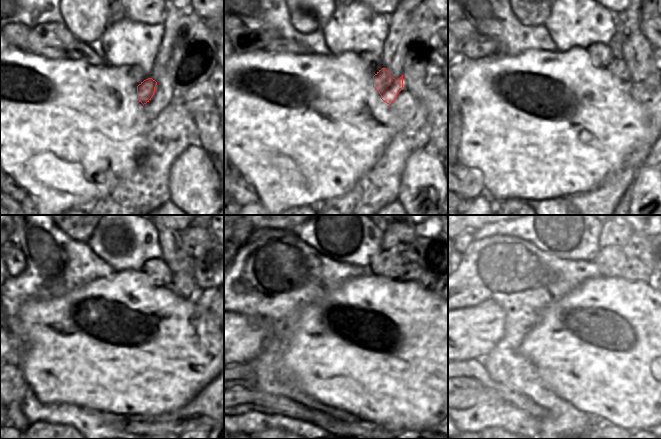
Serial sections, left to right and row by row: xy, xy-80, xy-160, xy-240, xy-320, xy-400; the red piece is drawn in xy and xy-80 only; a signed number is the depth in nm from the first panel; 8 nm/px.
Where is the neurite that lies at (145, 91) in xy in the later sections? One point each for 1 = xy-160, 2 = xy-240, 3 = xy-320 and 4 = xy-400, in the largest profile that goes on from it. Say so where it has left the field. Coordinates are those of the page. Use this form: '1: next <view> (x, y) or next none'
1: next xy-160 (619, 69)
2: next xy-240 (182, 284)
3: next xy-320 (411, 272)
4: next xy-400 (634, 269)

